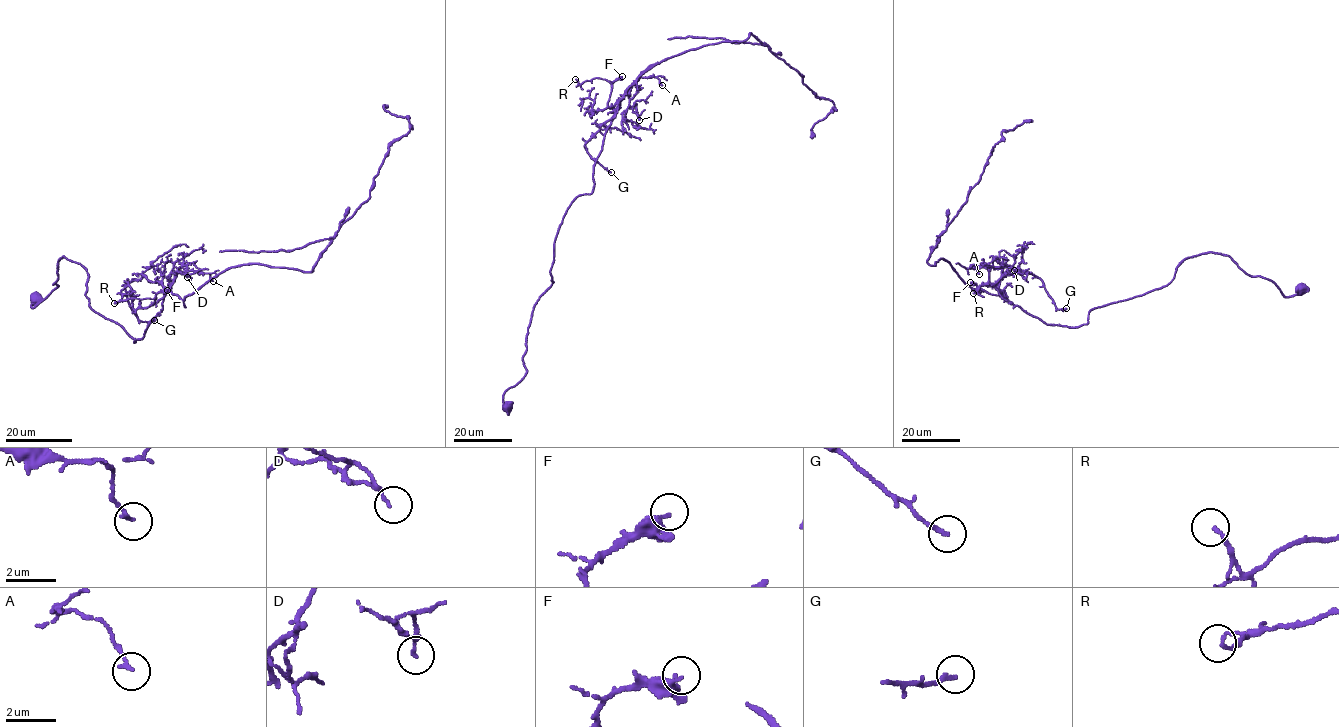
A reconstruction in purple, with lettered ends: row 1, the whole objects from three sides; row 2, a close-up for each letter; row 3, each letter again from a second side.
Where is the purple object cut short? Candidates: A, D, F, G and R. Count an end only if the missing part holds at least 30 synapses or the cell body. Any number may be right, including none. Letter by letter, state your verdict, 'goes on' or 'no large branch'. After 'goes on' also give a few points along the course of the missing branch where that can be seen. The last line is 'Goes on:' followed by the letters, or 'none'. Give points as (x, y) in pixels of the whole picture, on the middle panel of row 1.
A: no large branch
D: no large branch
F: no large branch
G: no large branch
R: no large branch
Goes on: none

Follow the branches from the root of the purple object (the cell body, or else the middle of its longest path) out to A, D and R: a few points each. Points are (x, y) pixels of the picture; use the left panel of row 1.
A: (33, 298), (32, 307), (58, 286), (62, 257), (79, 262), (89, 305), (134, 342), (177, 271), (213, 281)
D: (33, 298), (32, 307), (58, 286), (62, 257), (79, 262), (89, 305), (134, 342), (174, 274), (187, 277)
R: (33, 298), (58, 286), (64, 257), (134, 342), (162, 309), (114, 303)

